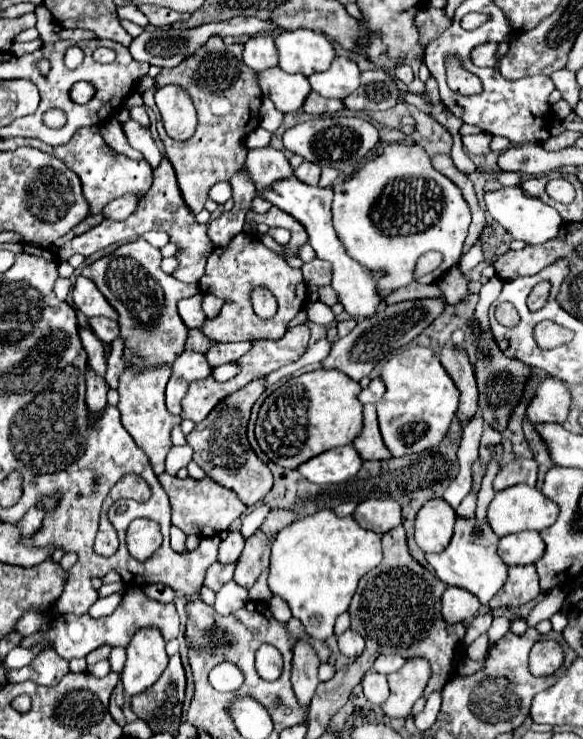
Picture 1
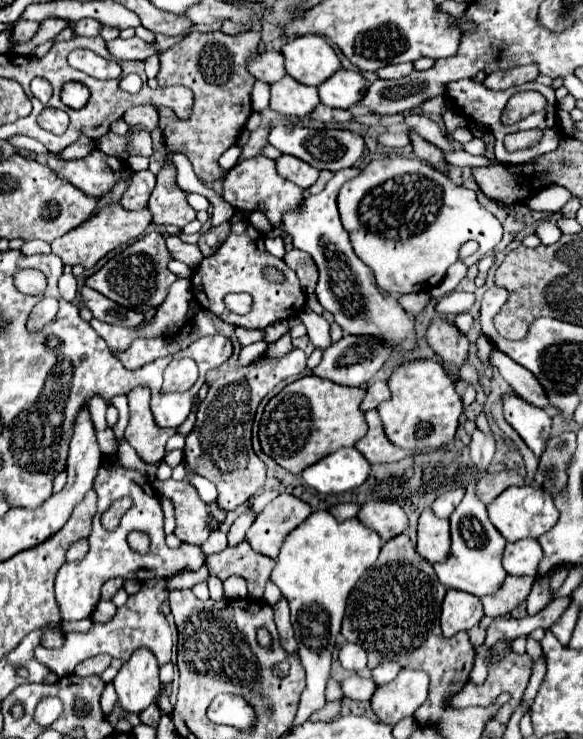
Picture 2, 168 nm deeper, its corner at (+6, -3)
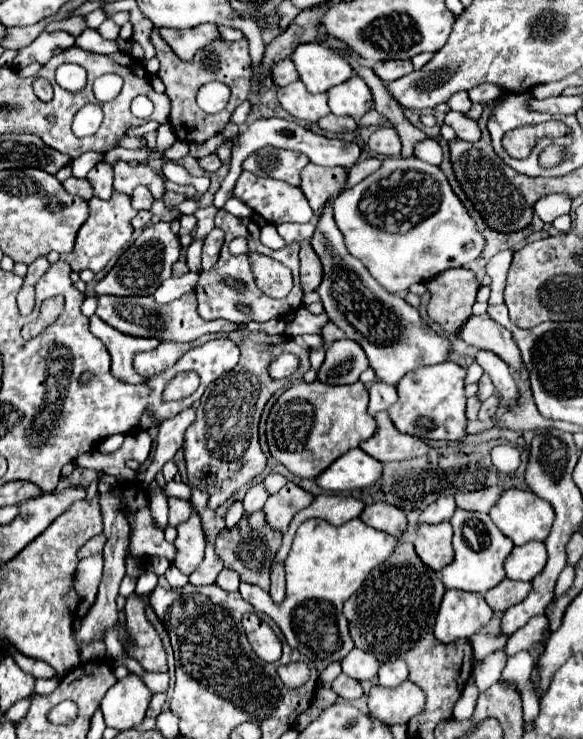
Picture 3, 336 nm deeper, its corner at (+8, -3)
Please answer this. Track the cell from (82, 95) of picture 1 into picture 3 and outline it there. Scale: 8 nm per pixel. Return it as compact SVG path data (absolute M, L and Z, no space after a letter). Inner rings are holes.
M62 64L56 70L56 82L60 84L60 88L78 94L86 86L86 72L76 64Z

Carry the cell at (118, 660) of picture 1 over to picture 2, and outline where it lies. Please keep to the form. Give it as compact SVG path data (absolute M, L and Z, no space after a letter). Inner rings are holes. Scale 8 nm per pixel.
M108 684L108 686L106 686L106 690L102 692L100 704L102 704L102 714L104 714L104 716L106 716L106 720L108 720L110 712L114 710L114 704L116 704L116 692L114 692L114 686L112 686L112 684Z

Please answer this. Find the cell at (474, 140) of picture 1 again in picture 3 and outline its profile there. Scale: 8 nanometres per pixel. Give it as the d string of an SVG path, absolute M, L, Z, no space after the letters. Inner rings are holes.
M448 112L446 118L444 118L444 122L454 128L454 132L458 134L458 138L462 138L466 142L480 140L480 128L476 128L476 122L464 118L460 112Z

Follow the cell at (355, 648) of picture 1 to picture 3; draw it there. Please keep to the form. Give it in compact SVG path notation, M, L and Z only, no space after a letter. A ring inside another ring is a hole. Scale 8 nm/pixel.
M352 648L342 660L342 672L356 678L356 680L360 680L360 682L376 678L378 668L380 668L378 660L372 654L362 652L358 648Z

